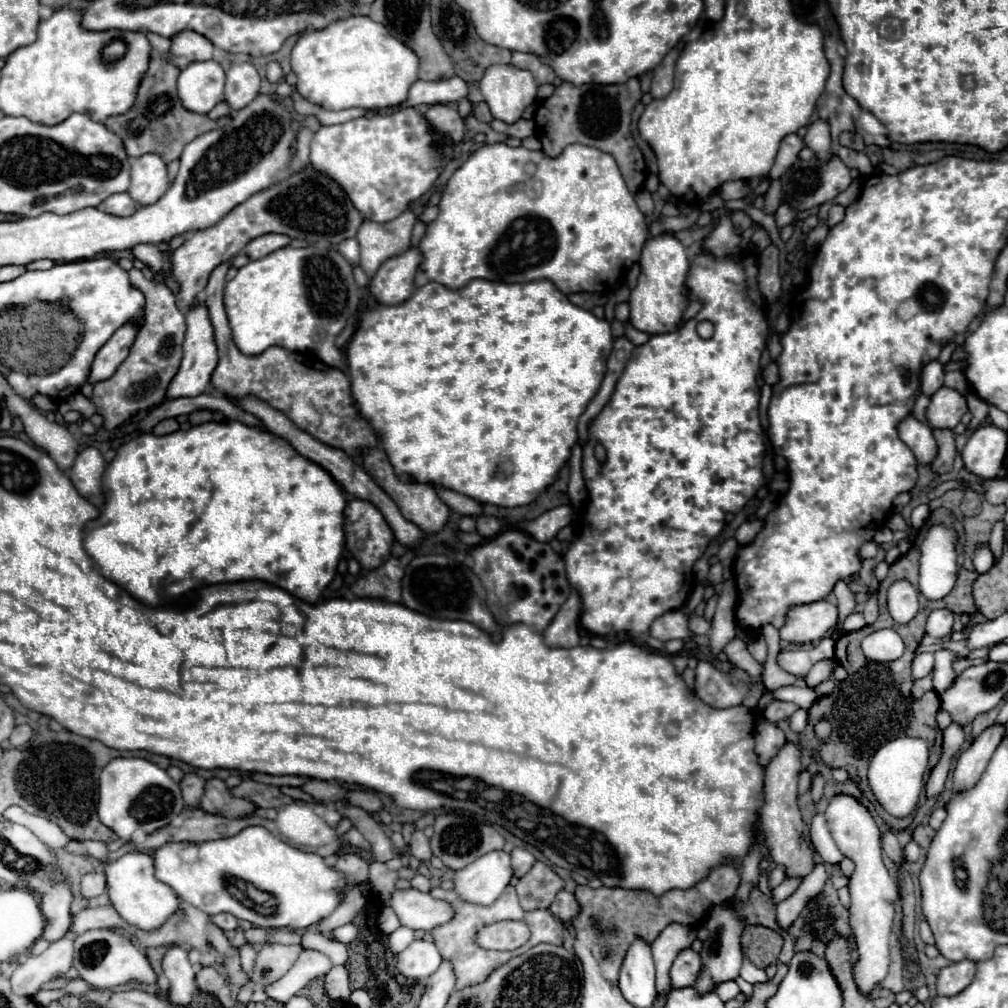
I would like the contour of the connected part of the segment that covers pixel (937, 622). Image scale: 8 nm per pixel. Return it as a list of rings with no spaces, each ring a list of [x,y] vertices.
[[[934,609],[928,617],[926,633],[942,639],[952,633],[952,623],[954,623],[954,613],[950,609]]]

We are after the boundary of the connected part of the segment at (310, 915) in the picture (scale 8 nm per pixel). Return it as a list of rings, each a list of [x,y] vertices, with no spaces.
[[[246,827],[234,837],[204,841],[204,843],[168,843],[154,853],[156,877],[158,881],[170,885],[174,893],[196,909],[216,915],[216,913],[232,913],[238,919],[250,921],[254,927],[286,927],[294,931],[302,931],[310,925],[320,923],[340,903],[340,889],[348,885],[348,879],[342,871],[326,865],[324,857],[316,853],[306,853],[290,847],[282,839],[274,837],[264,827]]]

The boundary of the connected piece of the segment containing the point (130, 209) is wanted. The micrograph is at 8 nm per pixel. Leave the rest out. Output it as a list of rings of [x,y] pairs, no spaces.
[[[114,193],[106,201],[102,201],[102,205],[98,205],[98,209],[112,213],[112,215],[126,217],[136,211],[136,203],[132,201],[132,197],[128,193]]]

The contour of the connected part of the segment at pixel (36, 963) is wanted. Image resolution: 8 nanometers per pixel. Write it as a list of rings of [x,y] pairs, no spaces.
[[[68,935],[54,941],[44,953],[28,955],[10,977],[14,993],[32,997],[46,981],[62,977],[72,967],[72,943],[74,937]]]

